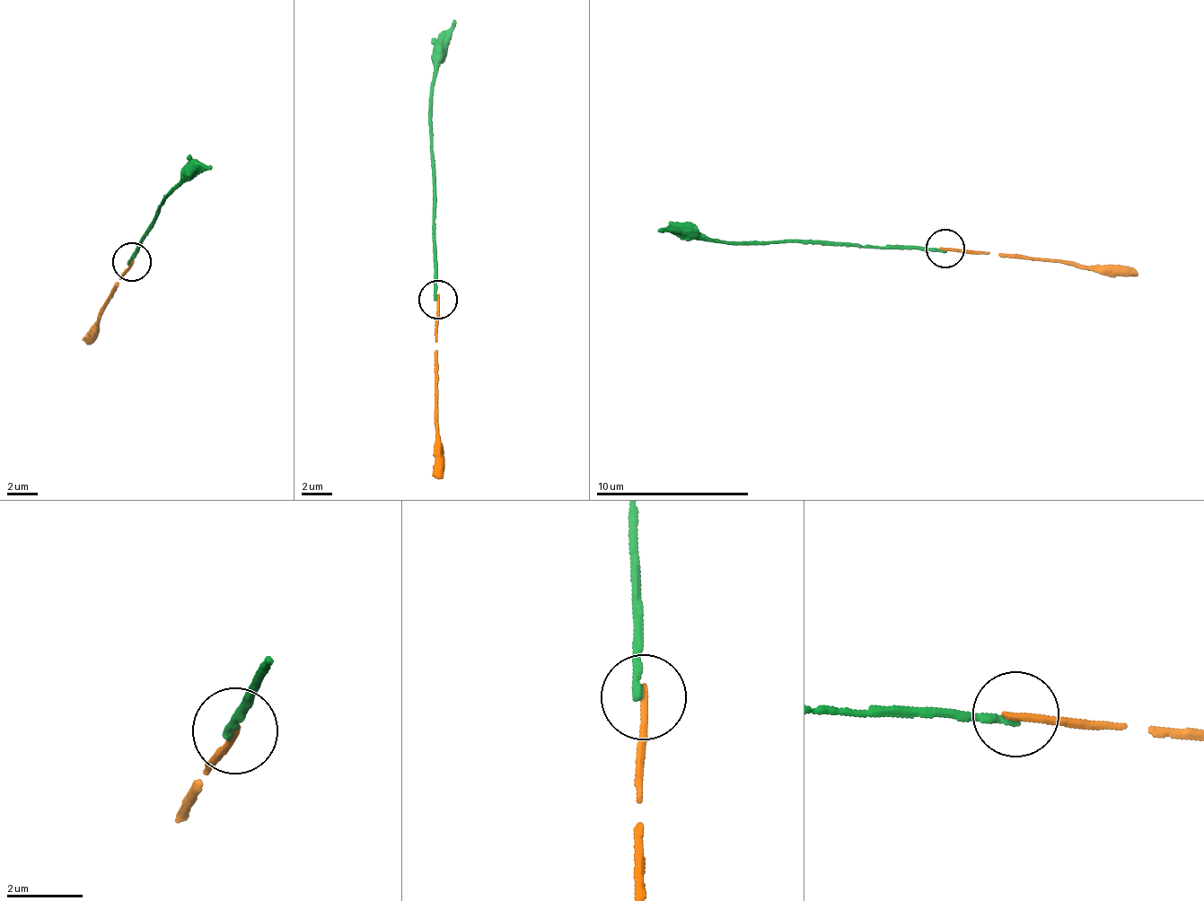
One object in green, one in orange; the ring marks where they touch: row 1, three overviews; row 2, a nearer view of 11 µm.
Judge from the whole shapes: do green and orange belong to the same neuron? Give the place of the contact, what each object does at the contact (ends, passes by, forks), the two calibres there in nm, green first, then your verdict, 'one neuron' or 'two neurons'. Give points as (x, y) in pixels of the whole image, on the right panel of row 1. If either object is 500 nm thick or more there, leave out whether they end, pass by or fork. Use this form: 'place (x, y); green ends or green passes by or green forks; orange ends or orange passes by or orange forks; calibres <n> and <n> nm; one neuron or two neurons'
place (944, 248); green ends; orange ends; calibres 200 and 190 nm; two neurons

